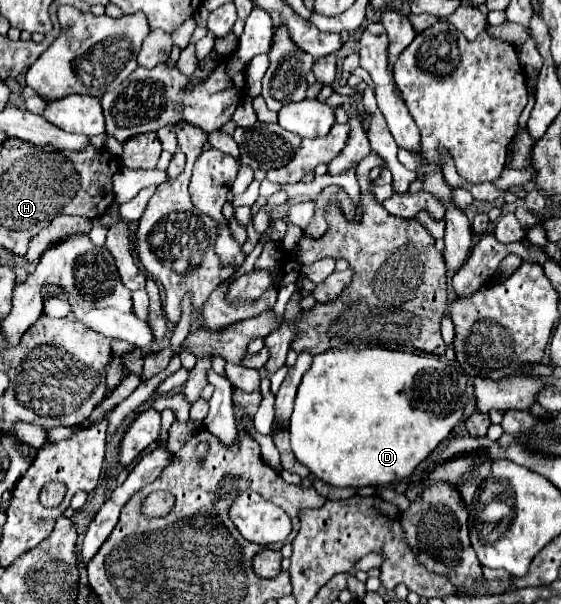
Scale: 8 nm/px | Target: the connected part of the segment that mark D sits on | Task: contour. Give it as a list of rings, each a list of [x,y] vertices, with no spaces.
[[[366,348],[366,350],[328,350],[322,354],[314,356],[314,362],[310,370],[304,374],[296,402],[294,402],[294,412],[290,418],[290,440],[292,440],[292,452],[294,456],[310,468],[312,474],[316,474],[320,480],[338,486],[338,488],[362,488],[362,486],[388,486],[388,484],[398,484],[402,480],[408,480],[414,470],[424,462],[436,448],[442,444],[452,428],[464,418],[464,406],[468,398],[472,396],[472,380],[464,370],[458,366],[448,366],[446,356],[420,356],[416,352],[402,352],[402,350],[386,350],[386,348]]]

